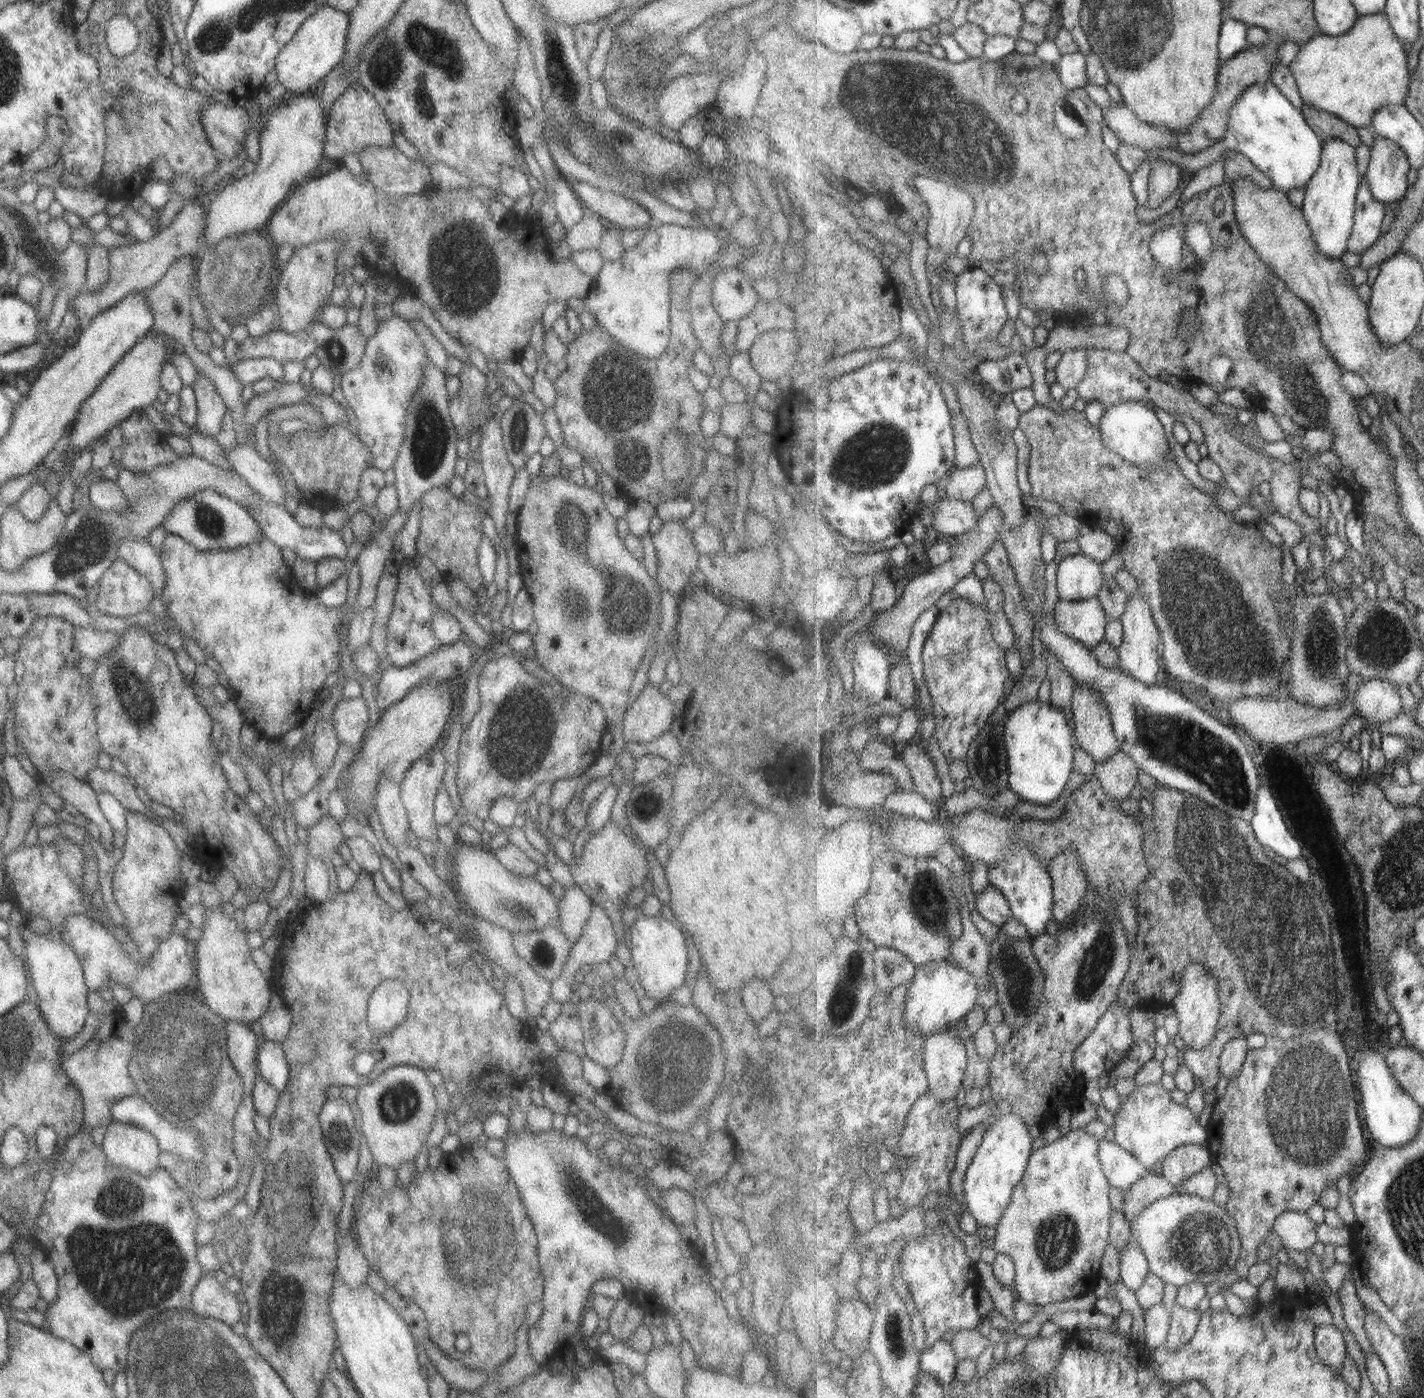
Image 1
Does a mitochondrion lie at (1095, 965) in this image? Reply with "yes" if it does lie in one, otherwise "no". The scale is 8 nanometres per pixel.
yes

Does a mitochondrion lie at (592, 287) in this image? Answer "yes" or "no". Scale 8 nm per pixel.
no

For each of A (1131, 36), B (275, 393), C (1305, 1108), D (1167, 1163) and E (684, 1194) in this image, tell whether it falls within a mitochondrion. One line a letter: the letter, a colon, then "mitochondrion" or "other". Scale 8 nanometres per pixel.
A: mitochondrion
B: other
C: mitochondrion
D: other
E: other

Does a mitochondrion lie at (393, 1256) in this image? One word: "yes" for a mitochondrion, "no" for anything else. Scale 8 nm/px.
no

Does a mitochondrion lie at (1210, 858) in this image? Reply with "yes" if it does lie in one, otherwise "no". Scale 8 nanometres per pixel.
yes

